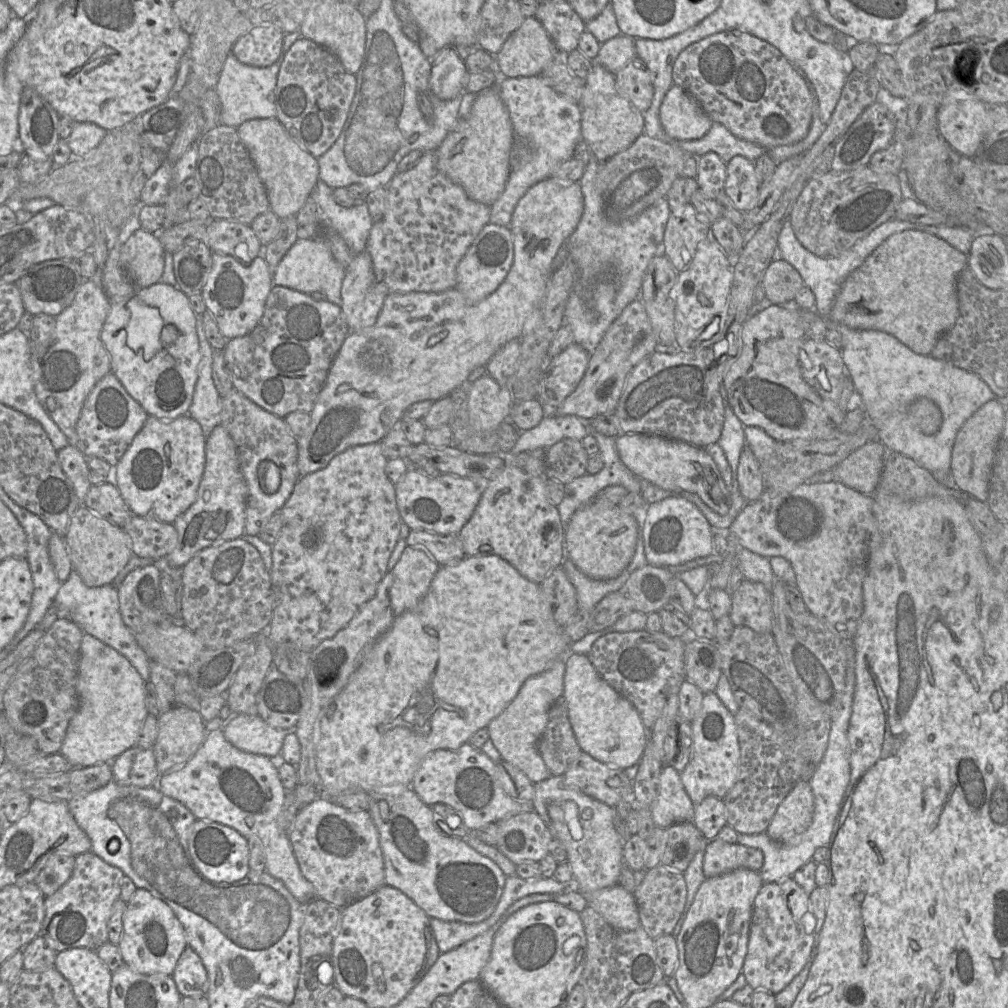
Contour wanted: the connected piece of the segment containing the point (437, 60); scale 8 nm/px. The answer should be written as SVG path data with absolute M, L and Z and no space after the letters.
M447 46L429 58L431 62L430 91L442 100L463 96L469 71L455 47Z

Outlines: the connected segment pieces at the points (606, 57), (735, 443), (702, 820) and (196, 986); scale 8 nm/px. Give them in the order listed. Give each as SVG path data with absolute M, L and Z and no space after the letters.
M621 34L602 43L594 63L616 75L637 56L634 39Z
M729 404L725 405L725 420L717 442L725 453L732 475L737 474L739 459L746 446L745 425L735 415Z
M707 796L695 805L693 824L706 840L715 839L727 824L726 808L723 799Z
M192 948L183 951L171 977L182 997L206 997L208 974L201 957Z

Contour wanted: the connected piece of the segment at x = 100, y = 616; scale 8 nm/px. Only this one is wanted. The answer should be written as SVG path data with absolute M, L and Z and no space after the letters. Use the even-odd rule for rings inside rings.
M72 571L61 584L52 605L59 612L59 618L68 618L74 622L85 634L94 636L104 644L123 655L137 670L144 681L150 677L150 660L138 645L135 634L124 624L118 600L117 586L113 584L99 587L88 587L80 576Z

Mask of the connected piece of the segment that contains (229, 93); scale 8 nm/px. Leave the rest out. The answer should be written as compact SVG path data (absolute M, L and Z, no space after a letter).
M300 30L285 33L278 59L267 67L248 66L238 61L231 53L227 56L214 87L221 103L220 124L237 128L247 120L276 118L275 88L279 69L285 54L301 36Z

